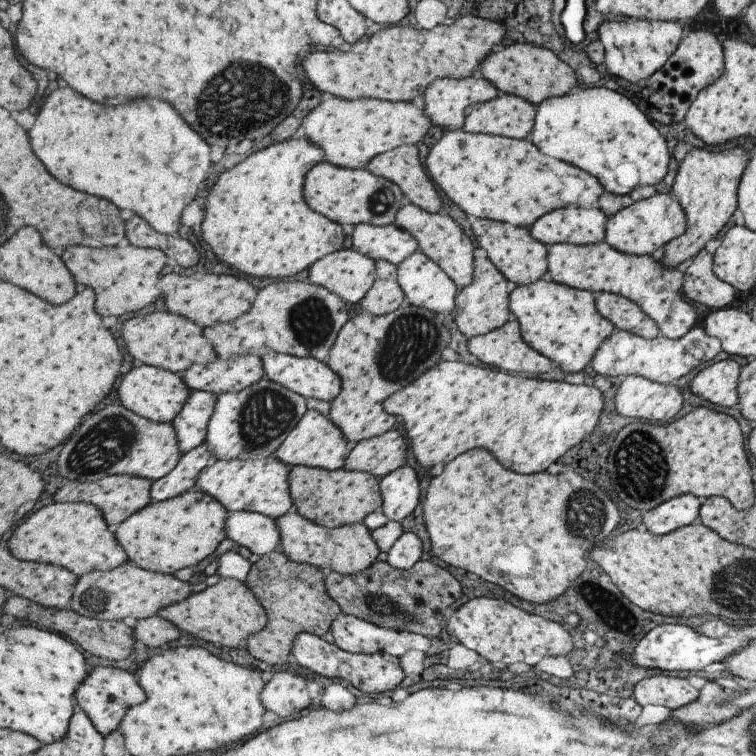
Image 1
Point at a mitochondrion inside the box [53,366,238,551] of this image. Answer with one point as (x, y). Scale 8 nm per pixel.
(109, 438)

